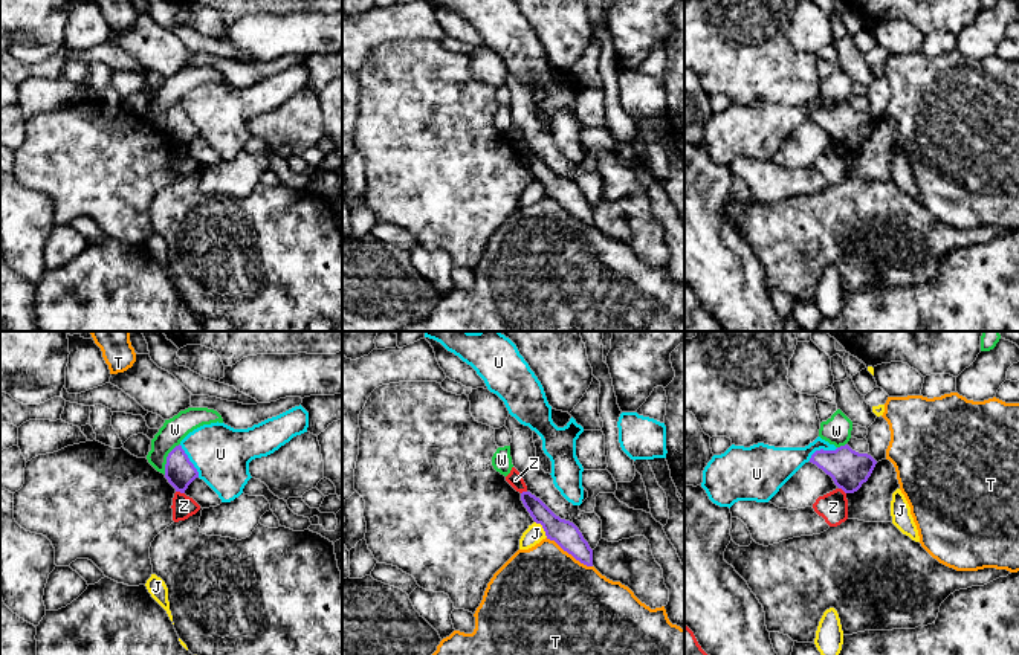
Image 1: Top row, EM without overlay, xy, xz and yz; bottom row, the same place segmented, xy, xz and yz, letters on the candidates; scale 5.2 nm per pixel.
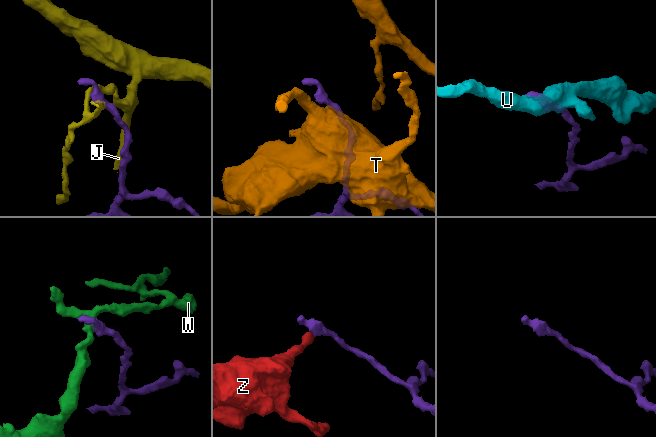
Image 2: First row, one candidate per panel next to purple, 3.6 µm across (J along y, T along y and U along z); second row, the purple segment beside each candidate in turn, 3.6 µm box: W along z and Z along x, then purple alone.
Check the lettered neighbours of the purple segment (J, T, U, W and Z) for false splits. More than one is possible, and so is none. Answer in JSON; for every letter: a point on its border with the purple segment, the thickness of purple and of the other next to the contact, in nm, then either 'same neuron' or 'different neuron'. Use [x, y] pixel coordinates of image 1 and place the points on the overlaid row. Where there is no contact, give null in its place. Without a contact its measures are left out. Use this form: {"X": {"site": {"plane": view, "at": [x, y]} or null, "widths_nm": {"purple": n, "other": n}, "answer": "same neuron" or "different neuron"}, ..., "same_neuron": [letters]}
{"J": {"site": {"plane": "xz", "at": [543, 527]}, "widths_nm": {"purple": 140, "other": 100}, "answer": "different neuron"}, "T": {"site": {"plane": "xz", "at": [569, 553]}, "widths_nm": {"purple": 140, "other": 500}, "answer": "different neuron"}, "U": {"site": {"plane": "xy", "at": [190, 461]}, "widths_nm": {"purple": 160, "other": 300}, "answer": "different neuron"}, "W": {"site": {"plane": "xy", "at": [167, 458]}, "widths_nm": {"purple": 160, "other": 130}, "answer": "different neuron"}, "Z": {"site": {"plane": "xy", "at": [181, 492]}, "widths_nm": {"purple": 160, "other": 120}, "answer": "different neuron"}, "same_neuron": []}

